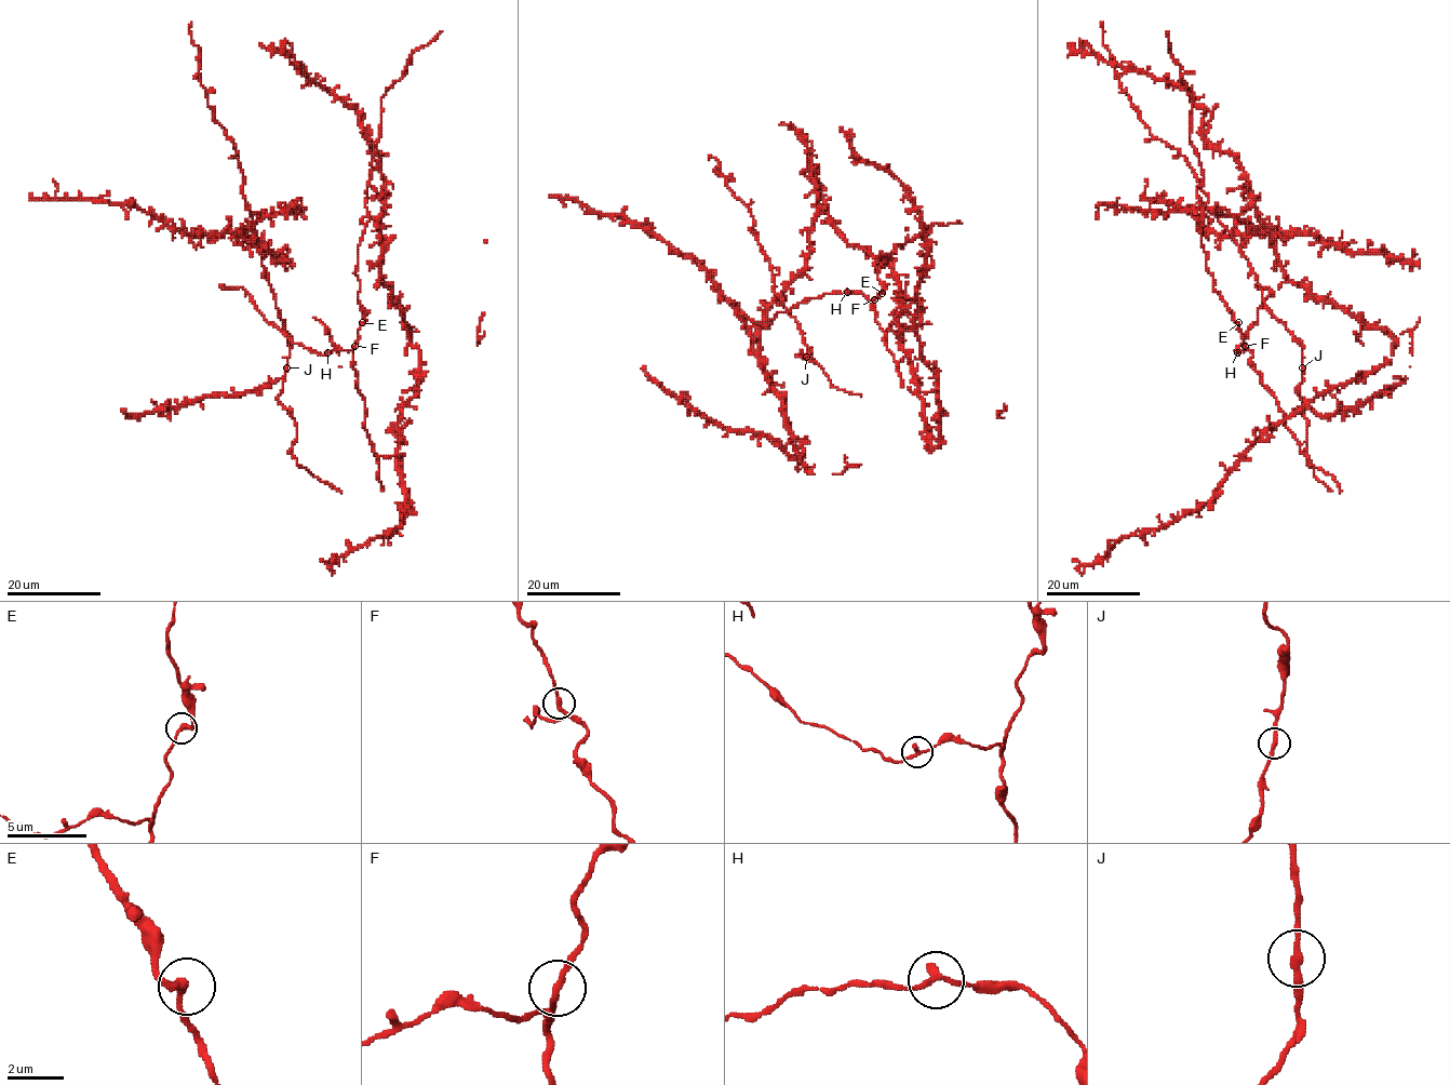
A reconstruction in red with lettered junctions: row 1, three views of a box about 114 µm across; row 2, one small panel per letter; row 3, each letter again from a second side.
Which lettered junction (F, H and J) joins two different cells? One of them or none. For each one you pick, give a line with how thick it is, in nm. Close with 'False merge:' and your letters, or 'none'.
False merge: none

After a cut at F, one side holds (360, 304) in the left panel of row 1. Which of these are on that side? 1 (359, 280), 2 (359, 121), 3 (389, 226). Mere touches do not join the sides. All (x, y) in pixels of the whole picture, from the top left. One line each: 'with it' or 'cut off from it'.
1: with it
2: cut off from it
3: cut off from it

